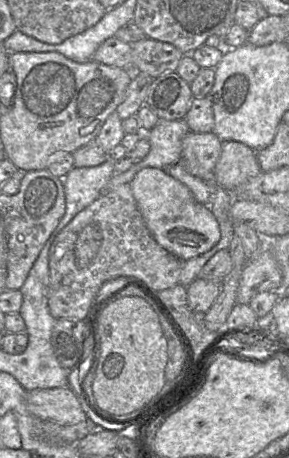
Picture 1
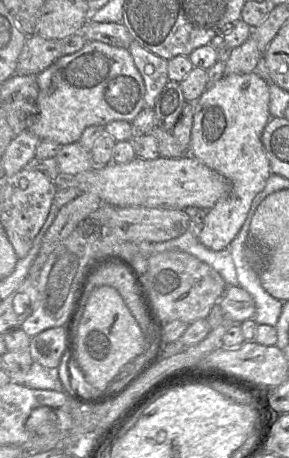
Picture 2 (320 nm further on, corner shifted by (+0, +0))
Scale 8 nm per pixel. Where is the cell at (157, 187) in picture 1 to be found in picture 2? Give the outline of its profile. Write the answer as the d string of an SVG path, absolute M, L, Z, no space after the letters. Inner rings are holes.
M255 71L225 75L212 87L206 88L195 101L190 155L231 183L229 195L209 210L198 236L199 241L213 251L229 248L245 223L253 200L263 191L272 174L261 140L271 118L269 105L269 86Z

